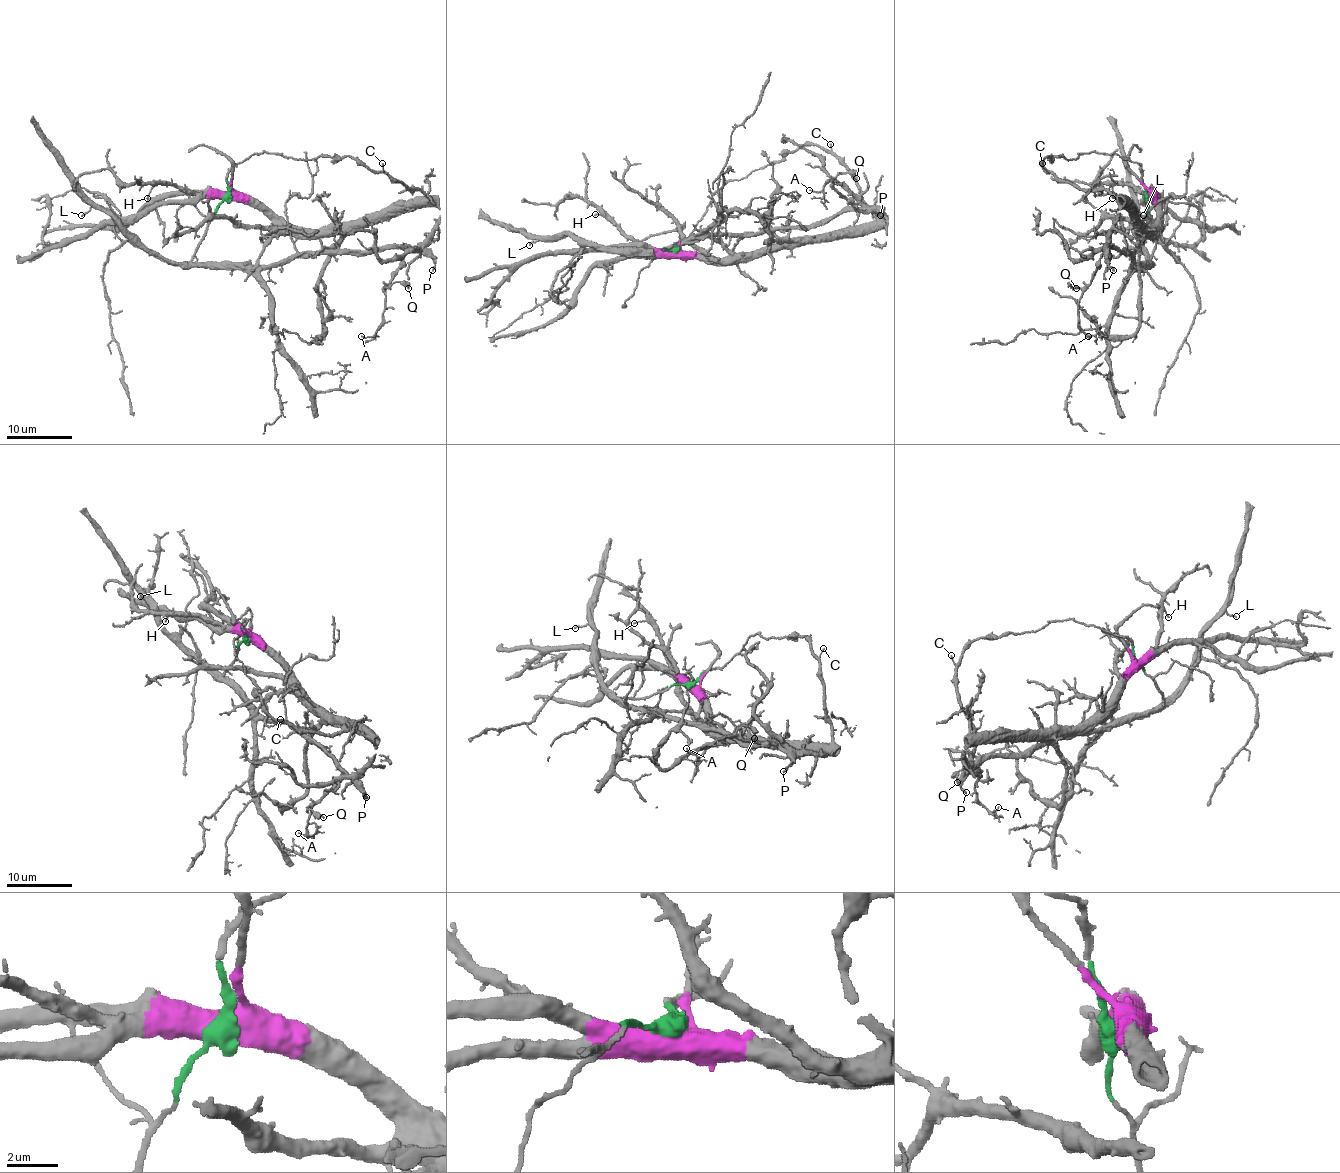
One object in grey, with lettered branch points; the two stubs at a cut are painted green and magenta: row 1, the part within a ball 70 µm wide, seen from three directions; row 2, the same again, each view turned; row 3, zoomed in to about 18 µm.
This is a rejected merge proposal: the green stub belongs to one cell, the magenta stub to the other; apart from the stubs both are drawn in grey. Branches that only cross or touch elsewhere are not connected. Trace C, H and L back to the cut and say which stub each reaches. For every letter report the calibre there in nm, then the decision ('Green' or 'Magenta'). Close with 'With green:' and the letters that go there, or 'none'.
C: Thickness 120 nm. Magenta
H: Thickness 110 nm. Magenta
L: Thickness 130 nm. Green
With green: L

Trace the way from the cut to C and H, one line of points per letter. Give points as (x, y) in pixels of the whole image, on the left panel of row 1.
C: (227, 197), (259, 201), (288, 222), (318, 229), (364, 221), (376, 212), (428, 196), (397, 183), (382, 163)
H: (227, 197), (203, 197), (170, 184), (155, 184), (147, 197)

